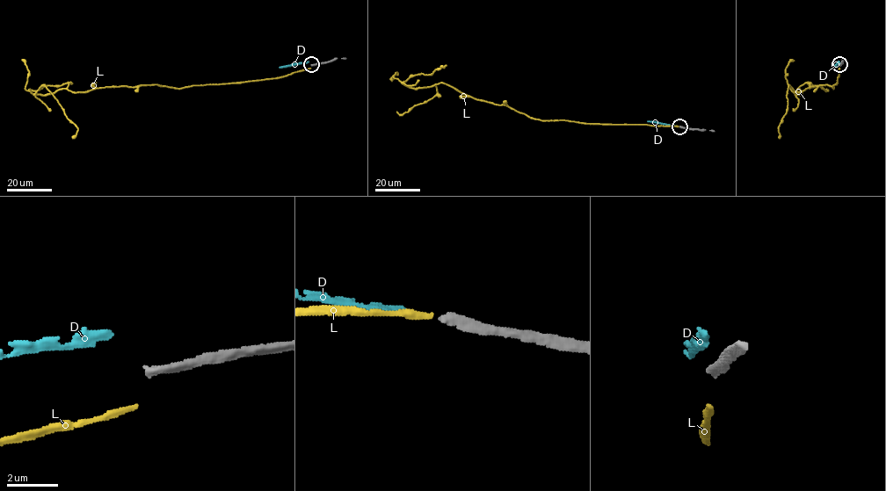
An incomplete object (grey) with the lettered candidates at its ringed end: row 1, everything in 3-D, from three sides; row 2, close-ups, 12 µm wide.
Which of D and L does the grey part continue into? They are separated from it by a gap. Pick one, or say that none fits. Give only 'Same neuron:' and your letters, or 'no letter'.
Same neuron: no letter

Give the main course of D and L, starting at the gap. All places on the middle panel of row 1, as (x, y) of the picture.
D: (677, 126), (647, 121)
L: (679, 126), (542, 120), (475, 99), (442, 83), (420, 88), (403, 83), (446, 65), (440, 66)

